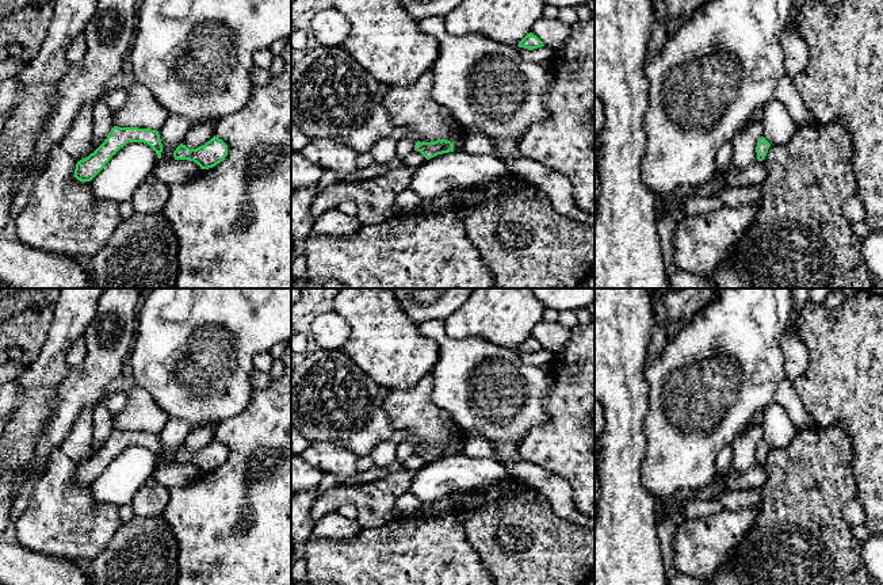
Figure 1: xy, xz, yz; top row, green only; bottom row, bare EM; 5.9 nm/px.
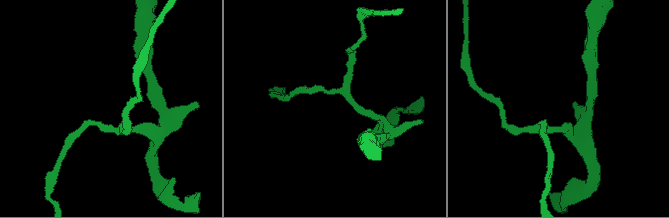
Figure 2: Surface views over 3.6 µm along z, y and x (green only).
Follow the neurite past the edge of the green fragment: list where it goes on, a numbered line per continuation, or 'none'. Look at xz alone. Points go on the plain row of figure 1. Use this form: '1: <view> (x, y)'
none

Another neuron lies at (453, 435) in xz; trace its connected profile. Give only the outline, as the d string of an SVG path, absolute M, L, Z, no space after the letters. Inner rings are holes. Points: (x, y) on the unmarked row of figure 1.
M424 375L414 386L390 389L382 408L391 428L420 436L420 446L451 444L454 455L462 455L463 431L432 399L433 376Z

